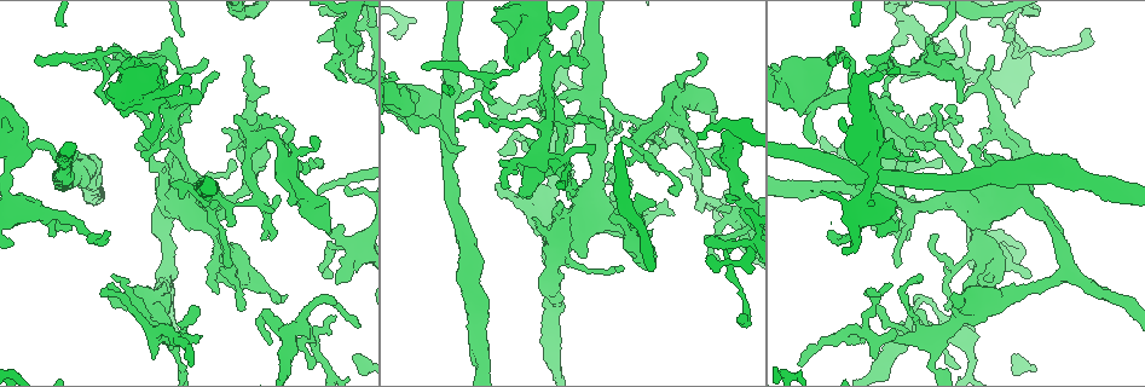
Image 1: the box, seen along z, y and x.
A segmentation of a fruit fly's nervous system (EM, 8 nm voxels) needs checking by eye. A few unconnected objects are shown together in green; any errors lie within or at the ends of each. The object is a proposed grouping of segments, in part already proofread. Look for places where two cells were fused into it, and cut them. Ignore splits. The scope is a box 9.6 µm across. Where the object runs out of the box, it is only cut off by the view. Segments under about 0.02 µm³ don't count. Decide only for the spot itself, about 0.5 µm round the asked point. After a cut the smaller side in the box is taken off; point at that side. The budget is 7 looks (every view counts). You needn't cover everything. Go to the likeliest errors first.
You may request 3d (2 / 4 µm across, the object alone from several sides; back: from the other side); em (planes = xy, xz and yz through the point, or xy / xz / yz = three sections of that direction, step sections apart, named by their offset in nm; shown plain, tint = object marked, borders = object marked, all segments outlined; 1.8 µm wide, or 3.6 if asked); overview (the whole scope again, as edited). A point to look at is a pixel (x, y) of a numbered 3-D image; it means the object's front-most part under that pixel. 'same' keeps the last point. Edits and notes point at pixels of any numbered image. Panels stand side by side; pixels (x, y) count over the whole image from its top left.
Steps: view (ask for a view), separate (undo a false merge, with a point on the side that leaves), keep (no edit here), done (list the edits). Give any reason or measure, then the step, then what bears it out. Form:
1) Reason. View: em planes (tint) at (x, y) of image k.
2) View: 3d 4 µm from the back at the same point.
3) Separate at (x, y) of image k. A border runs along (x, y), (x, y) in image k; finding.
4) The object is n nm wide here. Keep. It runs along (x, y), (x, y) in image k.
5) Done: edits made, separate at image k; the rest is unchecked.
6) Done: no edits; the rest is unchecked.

Abrupt turn. View: em 3.6 µm planes (tint) at (559, 223) of image 1.

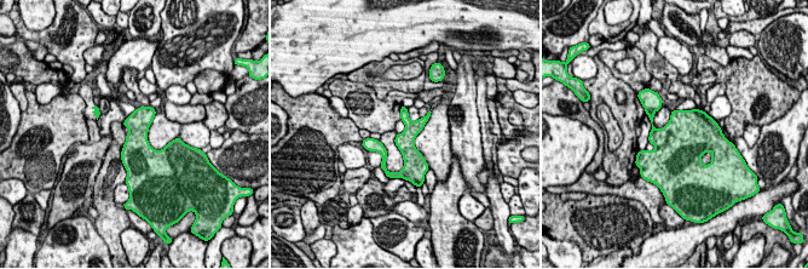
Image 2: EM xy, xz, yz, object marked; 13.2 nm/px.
The object is 260 nm wide here. Keep. One cell here.

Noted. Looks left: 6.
Three arms meet. View: 3d 4 µm at (732, 218) of image 1.

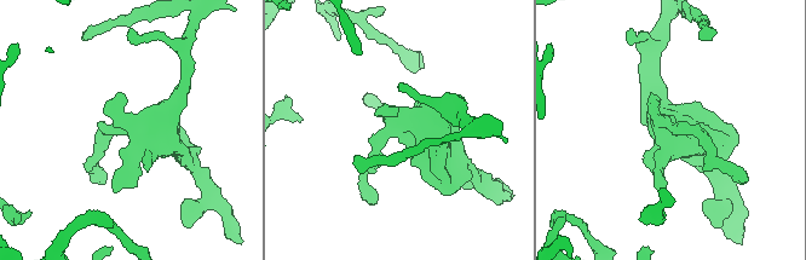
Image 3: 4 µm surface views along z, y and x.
View: em xy step 16 (tint) at (398, 124) of image 3.

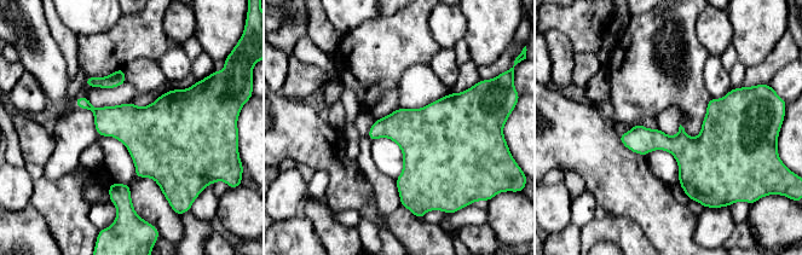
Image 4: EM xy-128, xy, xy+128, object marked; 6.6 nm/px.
Keep. One cell here.

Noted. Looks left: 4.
Four-way junction. View: 3d 4 µm at (538, 156) of image 1.

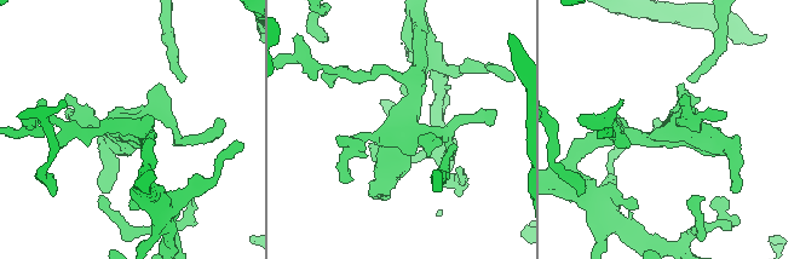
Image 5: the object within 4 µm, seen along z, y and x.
View: em yz step 4 (tint) at (400, 131) of image 5.

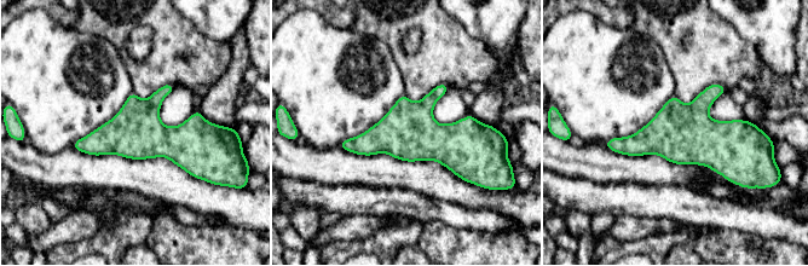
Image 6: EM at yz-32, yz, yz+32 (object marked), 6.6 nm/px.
Another direction. View: em planes (tint) at the same point.

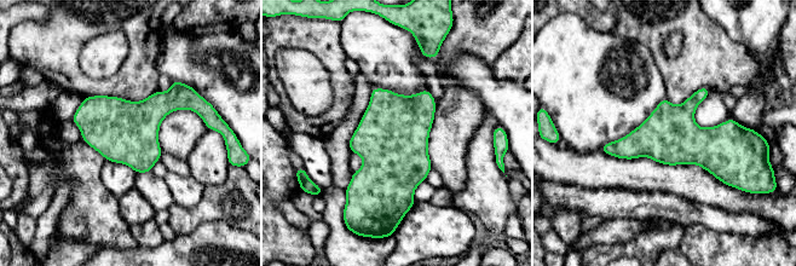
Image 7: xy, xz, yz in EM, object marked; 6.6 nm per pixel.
The object is 380 nm wide here. Keep. All the same cell.

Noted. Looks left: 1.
Done: no edits; the rest is unchecked.

